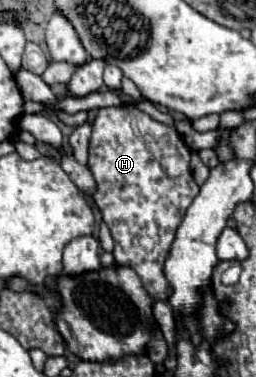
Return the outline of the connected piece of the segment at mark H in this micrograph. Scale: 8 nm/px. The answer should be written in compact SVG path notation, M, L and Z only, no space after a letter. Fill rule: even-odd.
M133 105L107 107L99 109L95 117L87 167L97 183L93 201L115 241L115 263L119 267L131 267L153 299L169 301L171 285L167 285L163 265L177 227L199 193L189 167L189 147L173 125L159 123ZM141 237L155 241L153 251L145 251L139 245Z

